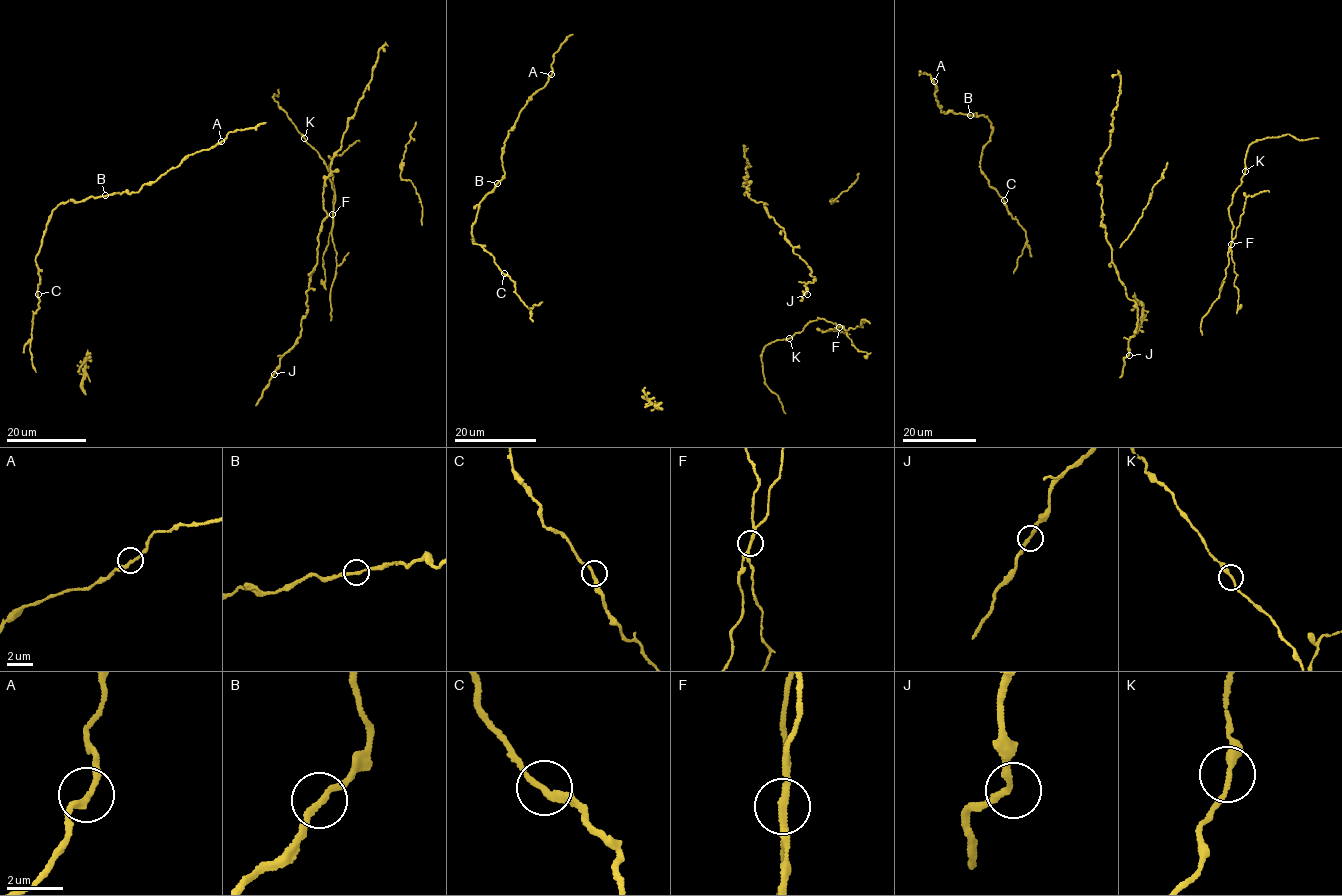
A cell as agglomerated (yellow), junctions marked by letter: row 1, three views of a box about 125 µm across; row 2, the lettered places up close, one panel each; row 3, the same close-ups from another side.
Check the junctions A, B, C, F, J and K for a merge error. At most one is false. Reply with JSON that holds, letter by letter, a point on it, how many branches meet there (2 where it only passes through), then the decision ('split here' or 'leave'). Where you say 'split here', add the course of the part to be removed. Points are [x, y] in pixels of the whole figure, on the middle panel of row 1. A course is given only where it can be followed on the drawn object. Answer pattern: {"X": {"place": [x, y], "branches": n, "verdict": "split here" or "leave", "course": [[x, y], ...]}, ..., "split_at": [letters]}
{"A": {"place": [551, 74], "branches": 2, "verdict": "leave"}, "B": {"place": [497, 183], "branches": 2, "verdict": "leave"}, "C": {"place": [504, 273], "branches": 2, "verdict": "leave"}, "F": {"place": [839, 327], "branches": 2, "verdict": "split here", "course": [[839, 326], [847, 331], [856, 326], [863, 328], [861, 319], [870, 324]]}, "J": {"place": [807, 294], "branches": 2, "verdict": "leave"}, "K": {"place": [789, 338], "branches": 2, "verdict": "leave"}, "split_at": ["F"]}

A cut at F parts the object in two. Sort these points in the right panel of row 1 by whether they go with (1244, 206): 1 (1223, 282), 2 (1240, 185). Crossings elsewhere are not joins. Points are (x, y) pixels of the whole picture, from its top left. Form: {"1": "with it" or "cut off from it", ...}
{"1": "with it", "2": "cut off from it"}

